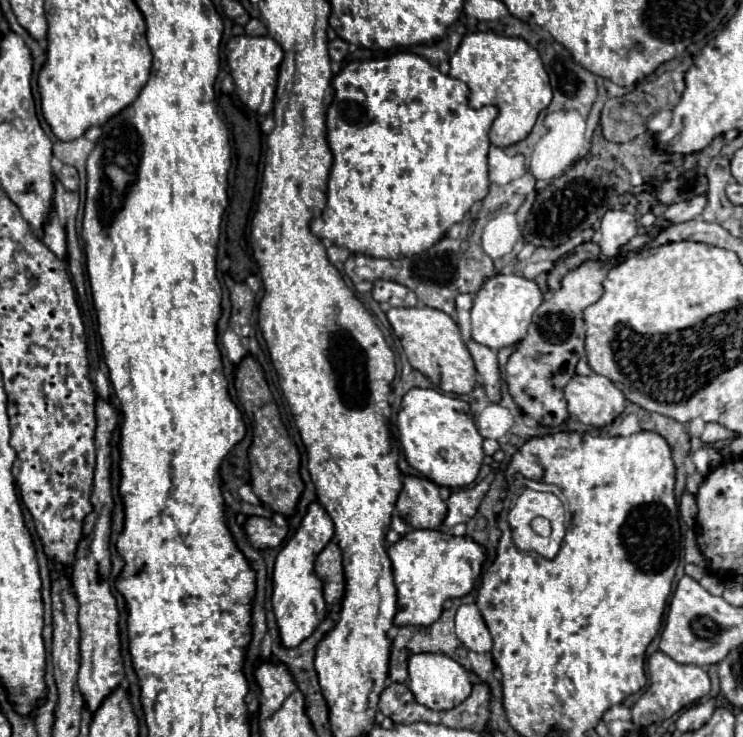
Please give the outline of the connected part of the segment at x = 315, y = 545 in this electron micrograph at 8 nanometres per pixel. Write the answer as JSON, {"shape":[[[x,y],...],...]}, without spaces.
{"shape":[[[312,503],[302,519],[300,529],[284,543],[284,549],[276,557],[274,575],[272,575],[274,581],[272,605],[280,629],[280,641],[286,649],[298,647],[304,639],[308,639],[318,629],[318,625],[326,617],[324,589],[322,589],[322,581],[314,573],[314,561],[318,553],[328,545],[332,535],[334,535],[332,519],[318,503]]]}

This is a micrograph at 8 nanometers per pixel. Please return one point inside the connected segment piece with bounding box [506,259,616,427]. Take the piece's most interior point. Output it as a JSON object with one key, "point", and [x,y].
{"point":[545,360]}

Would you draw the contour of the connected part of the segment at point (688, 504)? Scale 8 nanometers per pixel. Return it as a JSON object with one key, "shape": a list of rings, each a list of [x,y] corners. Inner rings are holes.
{"shape":[[[684,491],[682,499],[680,499],[680,513],[682,513],[684,521],[692,527],[692,525],[694,525],[694,519],[696,519],[698,509],[696,509],[696,497],[694,497],[692,493],[688,493],[688,491]]]}

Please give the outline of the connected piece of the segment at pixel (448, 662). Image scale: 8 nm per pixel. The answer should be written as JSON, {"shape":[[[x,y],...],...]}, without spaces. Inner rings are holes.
{"shape":[[[418,653],[410,657],[408,671],[410,671],[410,681],[408,681],[410,691],[414,693],[416,701],[428,709],[434,709],[434,711],[454,709],[472,693],[468,671],[454,659],[446,657],[444,653]]]}

